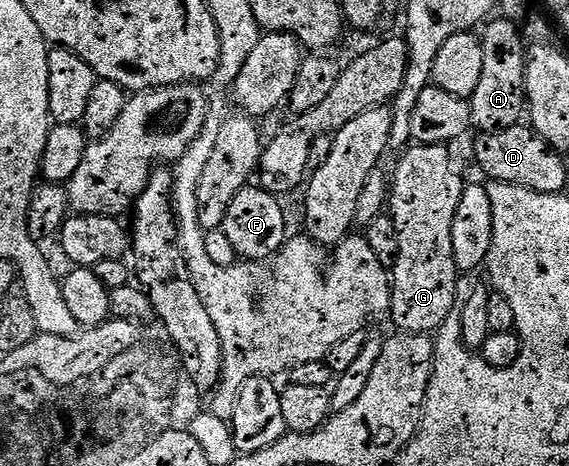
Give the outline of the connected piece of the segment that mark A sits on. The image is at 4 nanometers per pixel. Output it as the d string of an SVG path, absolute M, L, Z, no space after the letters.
M498 16L485 23L480 37L484 48L484 72L480 72L480 85L468 100L471 123L475 127L479 126L479 131L482 132L512 128L523 121L528 110L526 100L528 42L524 37L523 27L508 18Z

